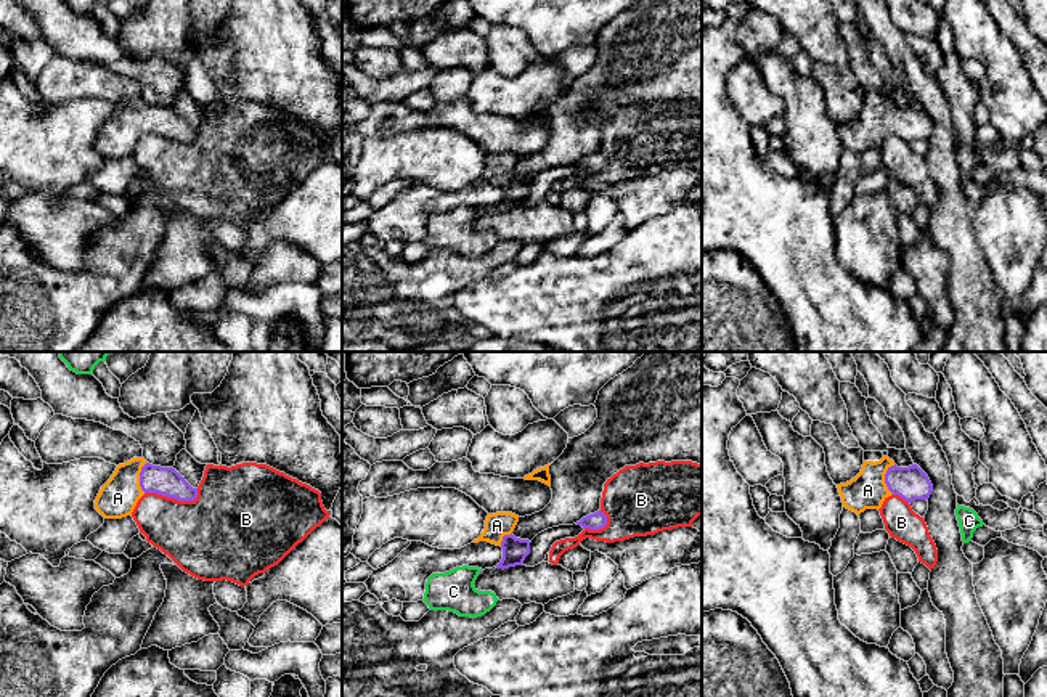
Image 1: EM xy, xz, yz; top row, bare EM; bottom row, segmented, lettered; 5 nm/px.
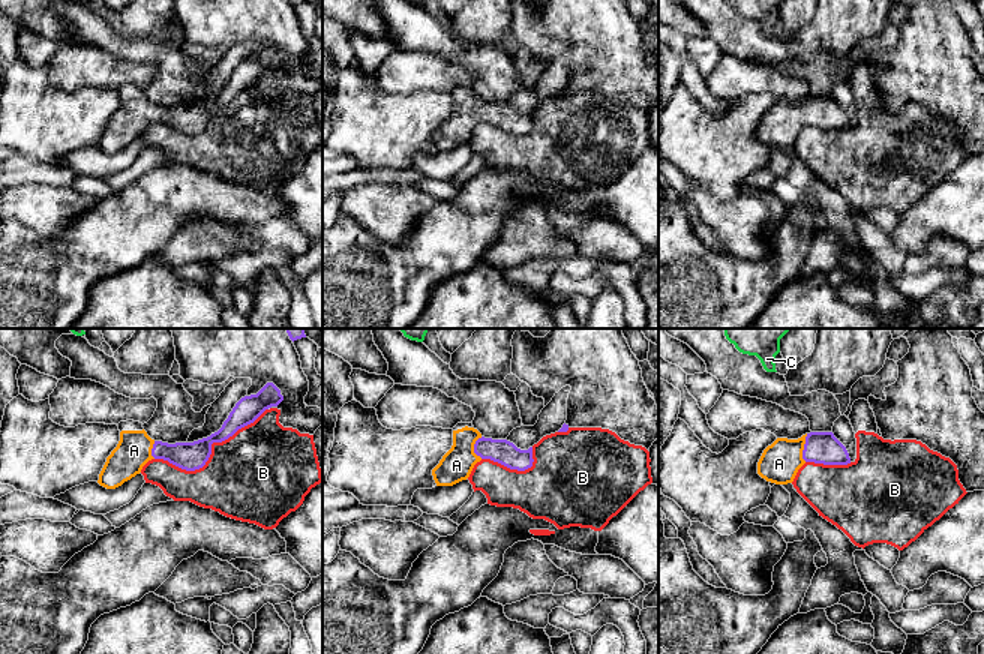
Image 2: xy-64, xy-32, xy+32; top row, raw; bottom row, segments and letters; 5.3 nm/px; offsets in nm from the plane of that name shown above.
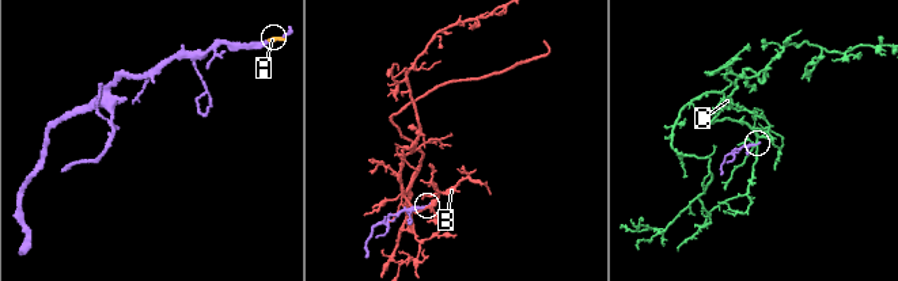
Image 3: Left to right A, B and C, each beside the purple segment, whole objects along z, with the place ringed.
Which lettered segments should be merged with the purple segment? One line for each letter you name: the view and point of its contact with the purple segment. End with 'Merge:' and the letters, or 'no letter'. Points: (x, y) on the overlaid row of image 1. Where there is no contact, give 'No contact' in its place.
A: Touches purple at yz (885, 479)
Merge: A

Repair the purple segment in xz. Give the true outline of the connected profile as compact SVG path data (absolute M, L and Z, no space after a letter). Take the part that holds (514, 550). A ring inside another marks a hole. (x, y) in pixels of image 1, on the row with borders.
M512 512L488 514L482 535L474 540L474 543L488 541L503 548L503 559L496 569L522 565L525 557L530 554L532 541L512 535L517 522L519 516Z

